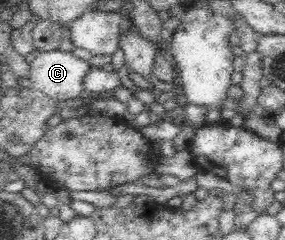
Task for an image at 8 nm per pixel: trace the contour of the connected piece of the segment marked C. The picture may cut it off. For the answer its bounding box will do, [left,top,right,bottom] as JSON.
[30,51,93,100]

